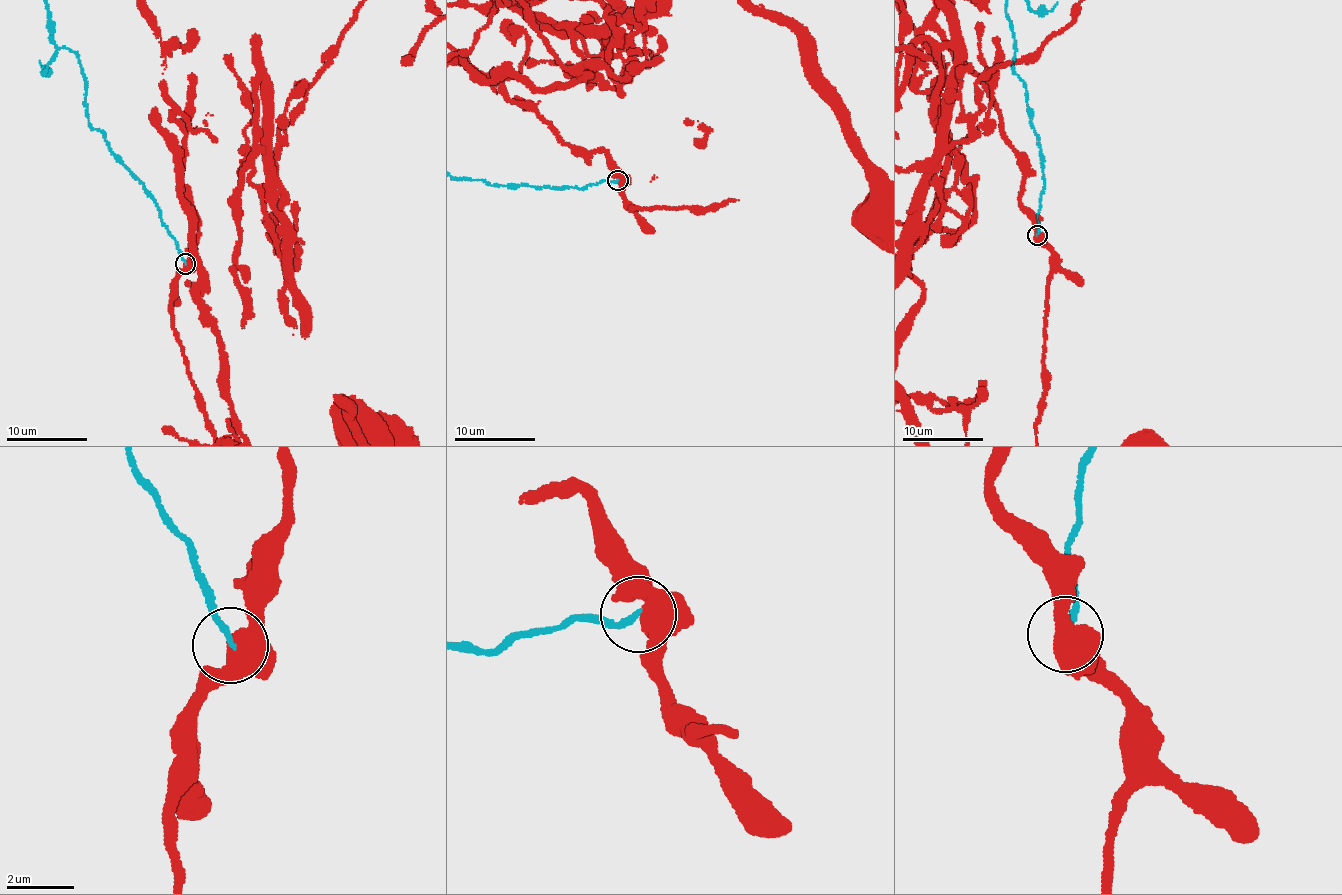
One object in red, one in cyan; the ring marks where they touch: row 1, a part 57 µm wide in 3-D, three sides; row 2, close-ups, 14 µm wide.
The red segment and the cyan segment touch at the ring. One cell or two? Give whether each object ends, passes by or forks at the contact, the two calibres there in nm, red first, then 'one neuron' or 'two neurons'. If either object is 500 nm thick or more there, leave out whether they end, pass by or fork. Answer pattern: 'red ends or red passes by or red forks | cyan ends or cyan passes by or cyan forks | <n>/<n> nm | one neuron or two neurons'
red forks | cyan ends | 440/180 nm | two neurons

